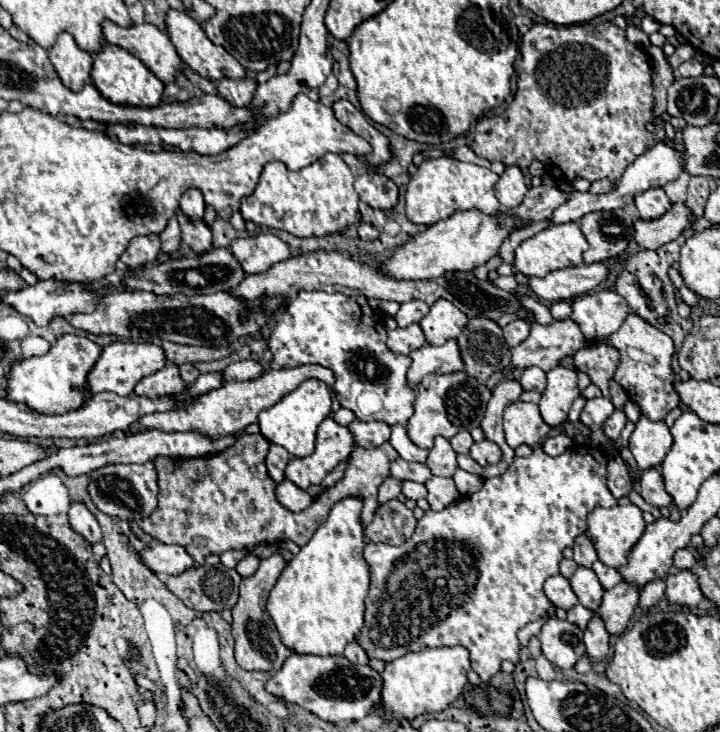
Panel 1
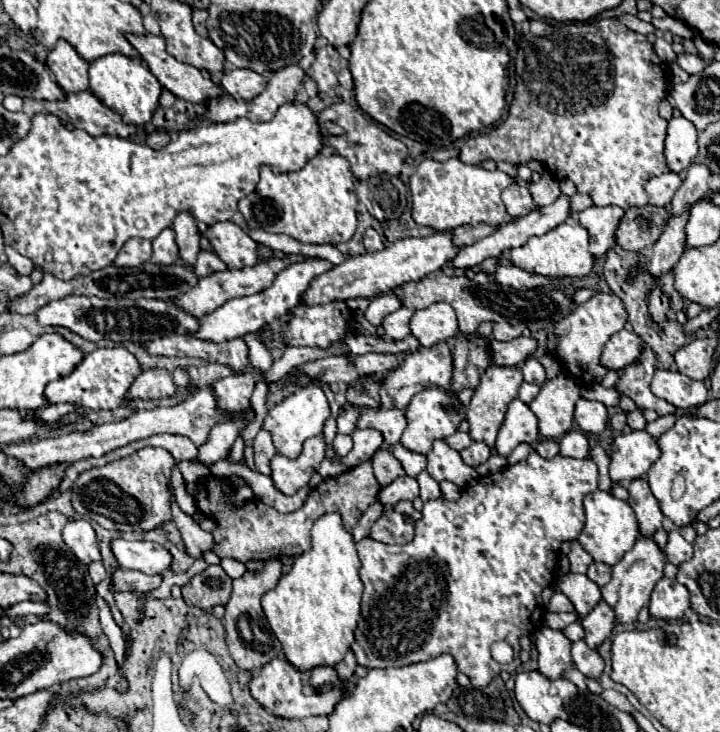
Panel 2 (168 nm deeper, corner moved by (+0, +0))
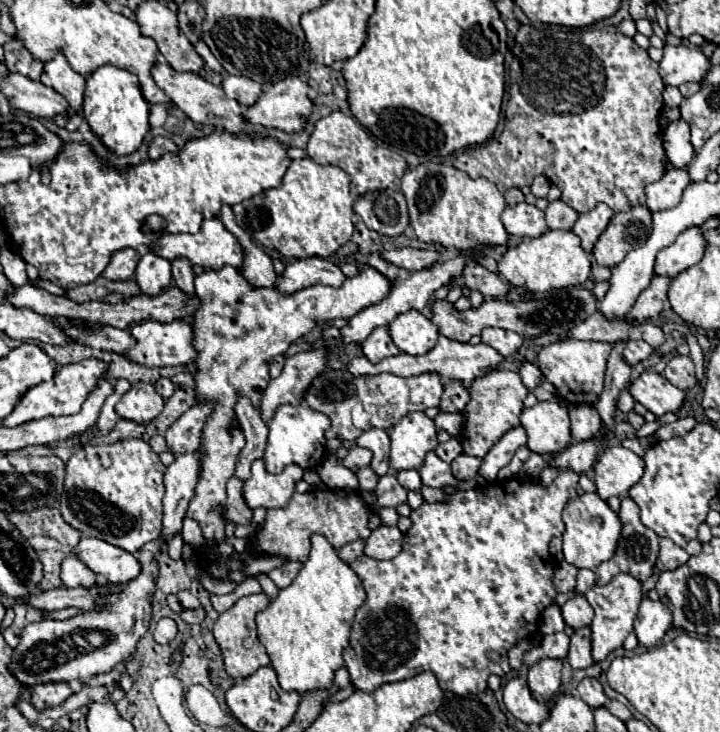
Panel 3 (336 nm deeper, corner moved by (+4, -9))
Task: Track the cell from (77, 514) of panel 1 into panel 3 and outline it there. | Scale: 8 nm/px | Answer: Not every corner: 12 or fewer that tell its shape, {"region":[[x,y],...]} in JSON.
{"region":[[70,553],[62,561],[66,587],[92,585],[96,573]]}

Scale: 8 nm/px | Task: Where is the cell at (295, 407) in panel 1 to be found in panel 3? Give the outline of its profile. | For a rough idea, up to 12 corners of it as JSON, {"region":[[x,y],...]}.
{"region":[[280,405],[268,421],[266,469],[314,469],[326,455],[328,417]]}

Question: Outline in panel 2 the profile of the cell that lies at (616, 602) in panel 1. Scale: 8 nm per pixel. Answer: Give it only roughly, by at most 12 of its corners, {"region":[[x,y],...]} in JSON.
{"region":[[602,600],[582,618],[584,642],[598,648],[614,626]]}

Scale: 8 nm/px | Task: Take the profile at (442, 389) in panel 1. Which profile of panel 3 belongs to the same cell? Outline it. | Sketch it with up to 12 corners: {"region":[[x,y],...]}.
{"region":[[412,411],[390,429],[390,467],[420,469],[438,427]]}

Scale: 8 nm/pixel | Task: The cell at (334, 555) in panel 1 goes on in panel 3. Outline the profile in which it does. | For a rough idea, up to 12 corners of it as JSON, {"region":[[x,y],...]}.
{"region":[[322,535],[256,615],[284,691],[332,685],[358,575]]}

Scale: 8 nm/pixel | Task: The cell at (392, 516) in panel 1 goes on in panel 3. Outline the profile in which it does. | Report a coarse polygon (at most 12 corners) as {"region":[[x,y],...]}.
{"region":[[382,525],[366,539],[364,553],[392,559],[404,545],[398,527]]}

